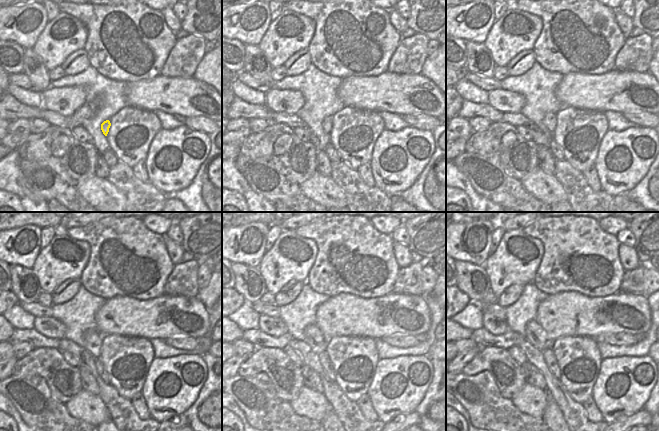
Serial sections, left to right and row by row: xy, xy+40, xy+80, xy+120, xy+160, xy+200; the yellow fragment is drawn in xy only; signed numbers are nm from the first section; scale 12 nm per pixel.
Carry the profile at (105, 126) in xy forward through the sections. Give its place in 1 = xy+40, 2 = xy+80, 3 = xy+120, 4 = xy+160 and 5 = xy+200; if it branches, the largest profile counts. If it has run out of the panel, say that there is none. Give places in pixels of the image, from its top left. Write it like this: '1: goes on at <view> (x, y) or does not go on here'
1: goes on at xy+40 (327, 123)
2: goes on at xy+80 (549, 120)
3: goes on at xy+120 (93, 339)
4: goes on at xy+160 (314, 338)
5: goes on at xy+200 (534, 334)

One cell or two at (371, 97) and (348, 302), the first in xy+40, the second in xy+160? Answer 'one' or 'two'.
one

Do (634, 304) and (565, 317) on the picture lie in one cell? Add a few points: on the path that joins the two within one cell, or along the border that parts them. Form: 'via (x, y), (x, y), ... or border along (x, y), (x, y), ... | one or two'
via (617, 300), (607, 300), (592, 313), (582, 313) | one

